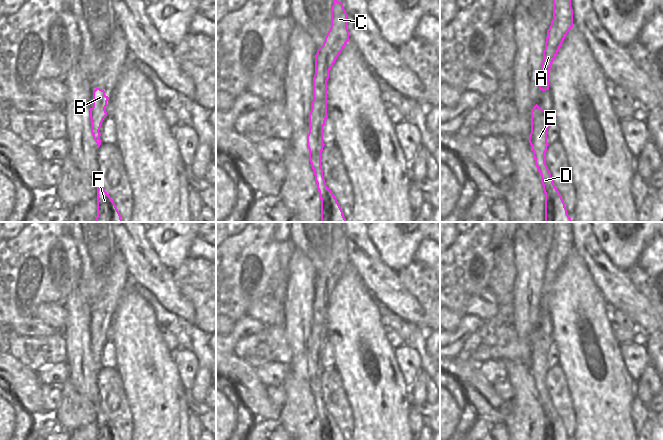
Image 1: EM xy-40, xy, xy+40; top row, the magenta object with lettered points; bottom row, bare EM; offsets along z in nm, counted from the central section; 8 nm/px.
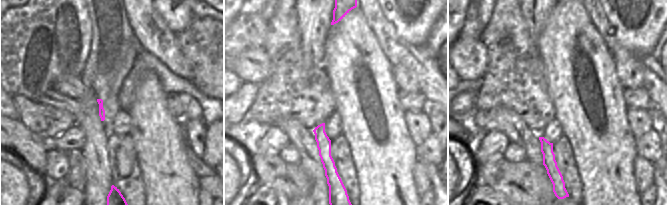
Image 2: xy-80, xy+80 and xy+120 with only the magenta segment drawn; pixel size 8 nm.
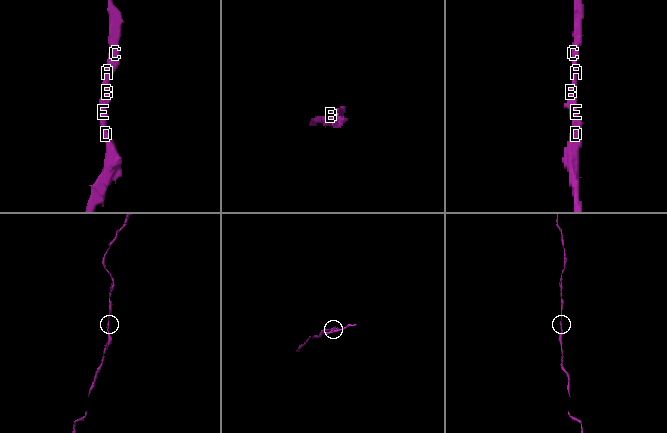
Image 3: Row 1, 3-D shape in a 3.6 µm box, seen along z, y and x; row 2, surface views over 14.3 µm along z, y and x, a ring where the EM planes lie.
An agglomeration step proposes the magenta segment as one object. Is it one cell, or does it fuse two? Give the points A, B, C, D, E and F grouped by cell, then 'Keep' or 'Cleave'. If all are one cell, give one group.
Groups: A B C D E F. Keep

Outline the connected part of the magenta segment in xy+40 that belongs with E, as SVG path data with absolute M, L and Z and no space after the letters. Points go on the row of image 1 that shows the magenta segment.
M536 104L531 111L531 133L528 140L545 193L545 222L571 222L565 203L555 187L551 173L545 163L545 153L549 145L547 143L547 129L551 117L551 112Z

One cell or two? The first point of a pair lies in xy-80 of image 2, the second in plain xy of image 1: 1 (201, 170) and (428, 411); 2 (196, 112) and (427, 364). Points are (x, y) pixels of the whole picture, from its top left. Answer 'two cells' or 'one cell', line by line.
1: one cell
2: two cells

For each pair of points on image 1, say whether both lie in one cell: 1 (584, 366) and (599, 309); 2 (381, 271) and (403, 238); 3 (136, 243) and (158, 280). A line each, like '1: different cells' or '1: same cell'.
1: same cell
2: different cells
3: same cell

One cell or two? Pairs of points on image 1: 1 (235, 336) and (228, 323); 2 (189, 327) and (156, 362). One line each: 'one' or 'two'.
1: two
2: two

